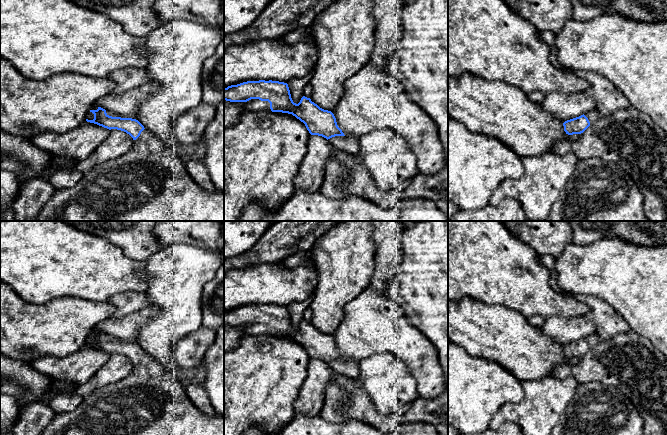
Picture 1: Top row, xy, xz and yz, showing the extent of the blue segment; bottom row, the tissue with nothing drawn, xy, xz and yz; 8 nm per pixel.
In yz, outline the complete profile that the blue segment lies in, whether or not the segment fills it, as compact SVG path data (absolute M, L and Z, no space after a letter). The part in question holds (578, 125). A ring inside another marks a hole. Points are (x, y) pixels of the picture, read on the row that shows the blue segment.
M591 110L579 117L567 120L563 123L564 131L568 135L581 134L583 133L590 125L594 124L599 120L600 116L598 111Z

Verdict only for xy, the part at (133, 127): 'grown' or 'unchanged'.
grown

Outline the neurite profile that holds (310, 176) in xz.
M311 135L307 143L307 153L294 177L295 191L315 192L324 180L324 168L335 155L337 148L326 138Z

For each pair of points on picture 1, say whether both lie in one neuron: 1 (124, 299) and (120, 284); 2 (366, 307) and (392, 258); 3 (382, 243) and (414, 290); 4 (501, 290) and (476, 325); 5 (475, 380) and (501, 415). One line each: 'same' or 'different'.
1: different
2: different
3: different
4: different
5: different

